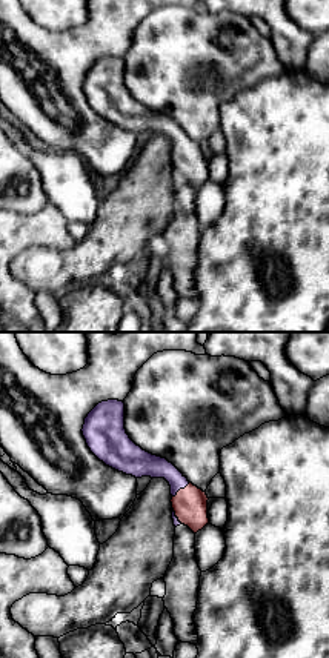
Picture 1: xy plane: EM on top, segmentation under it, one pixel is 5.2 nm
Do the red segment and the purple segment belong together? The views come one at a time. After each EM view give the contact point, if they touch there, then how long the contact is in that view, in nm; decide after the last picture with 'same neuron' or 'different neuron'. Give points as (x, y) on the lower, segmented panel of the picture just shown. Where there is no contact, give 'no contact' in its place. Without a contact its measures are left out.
meets red at (180, 489); contact 120 nm long

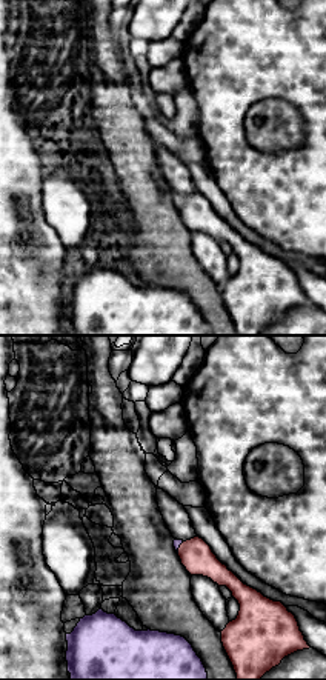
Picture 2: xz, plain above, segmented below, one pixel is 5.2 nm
meets red at (179, 548); contact 70 nm long

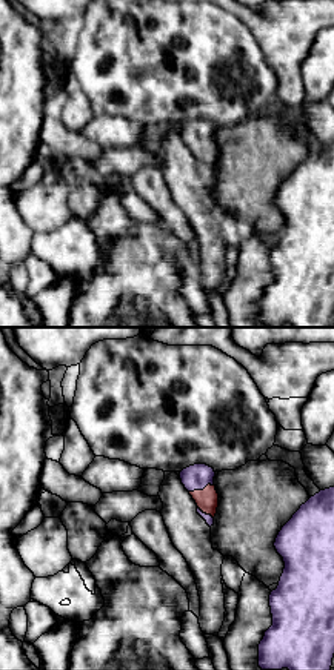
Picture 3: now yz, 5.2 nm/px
meets red at (200, 490); contact 140 nm long

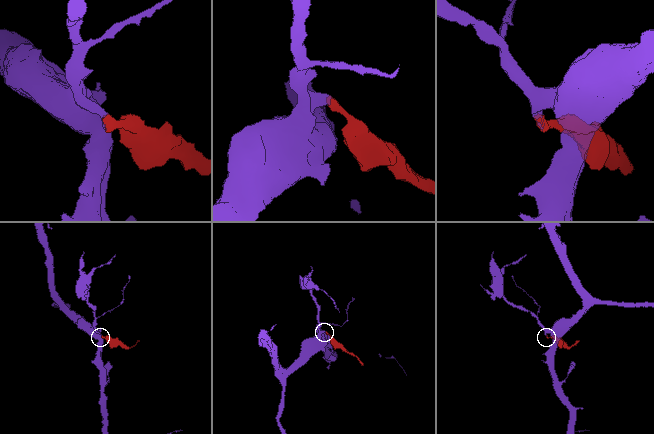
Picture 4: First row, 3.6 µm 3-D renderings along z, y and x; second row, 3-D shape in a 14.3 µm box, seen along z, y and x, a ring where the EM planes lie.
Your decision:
same neuron

